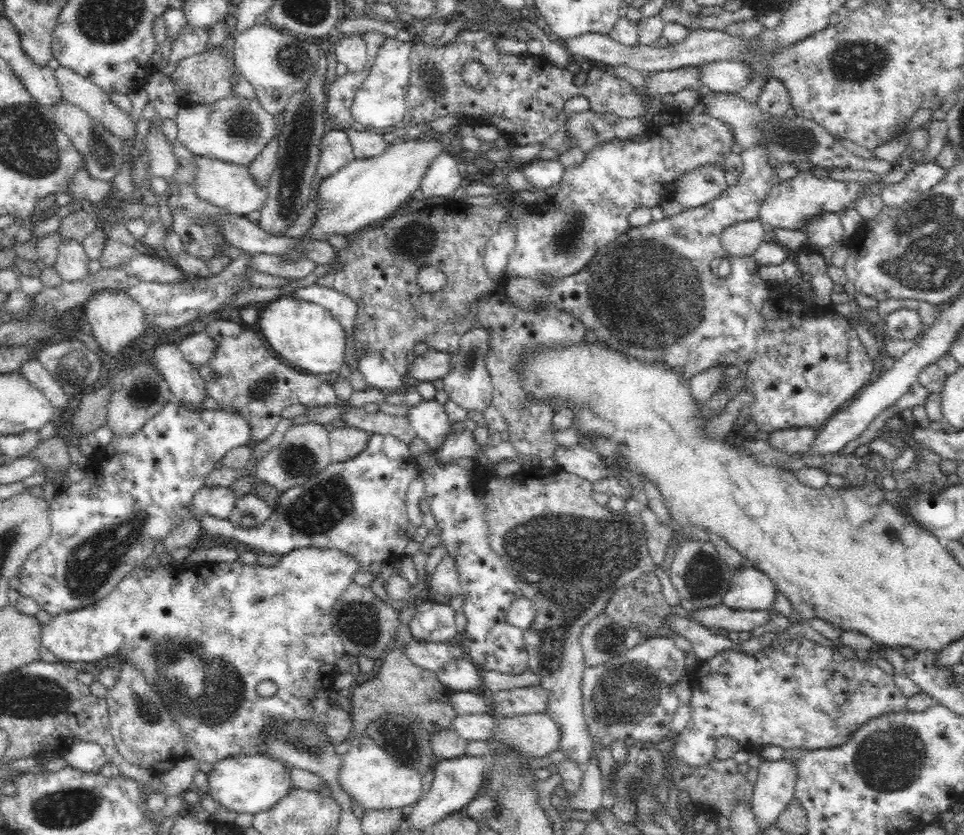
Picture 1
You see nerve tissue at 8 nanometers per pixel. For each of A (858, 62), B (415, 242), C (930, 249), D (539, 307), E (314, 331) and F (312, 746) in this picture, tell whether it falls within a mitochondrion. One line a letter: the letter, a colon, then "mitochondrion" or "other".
A: mitochondrion
B: mitochondrion
C: mitochondrion
D: other
E: other
F: mitochondrion

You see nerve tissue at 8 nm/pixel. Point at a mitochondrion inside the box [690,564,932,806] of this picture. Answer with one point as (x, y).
(891, 759)

